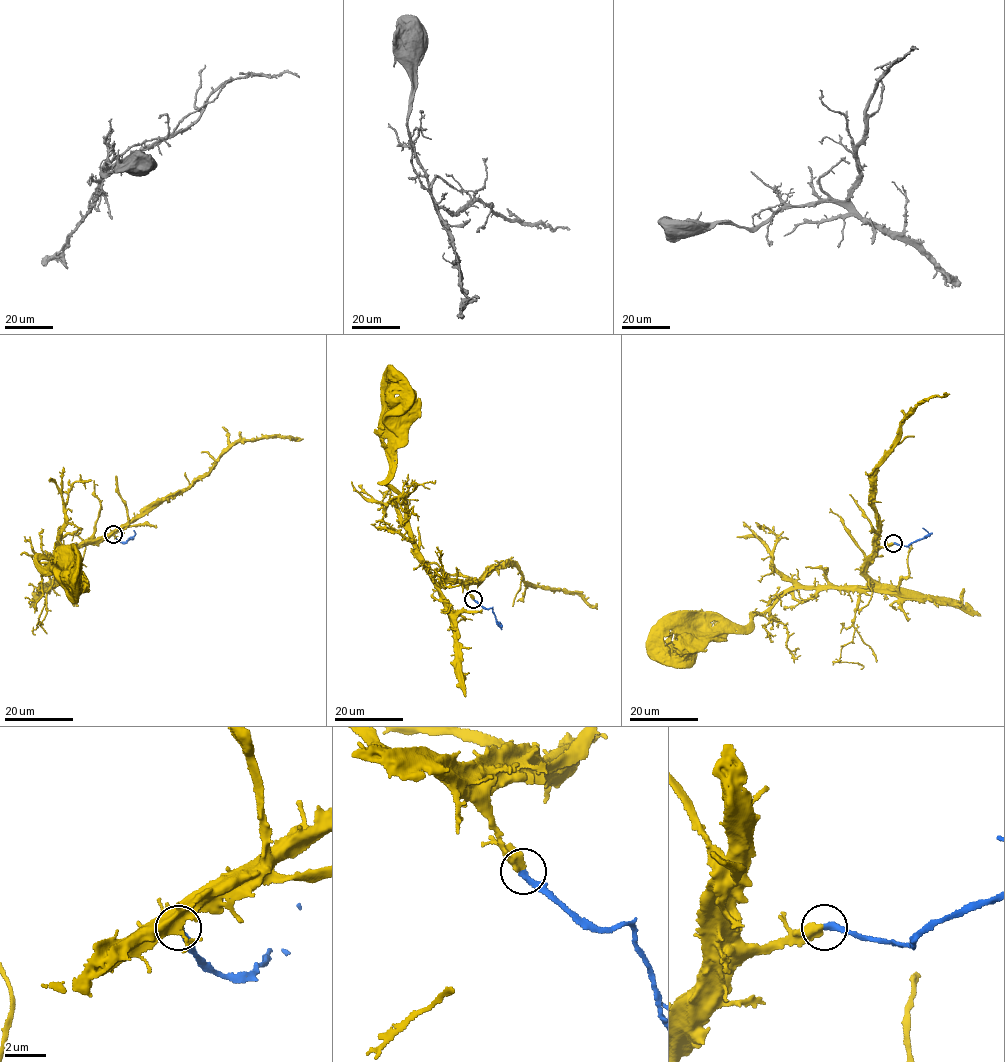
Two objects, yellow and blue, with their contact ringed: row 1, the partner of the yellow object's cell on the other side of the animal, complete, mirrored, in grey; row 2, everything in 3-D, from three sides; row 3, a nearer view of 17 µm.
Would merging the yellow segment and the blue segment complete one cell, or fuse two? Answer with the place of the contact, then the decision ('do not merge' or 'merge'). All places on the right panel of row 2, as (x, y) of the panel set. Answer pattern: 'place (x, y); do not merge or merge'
place (893, 543); merge

